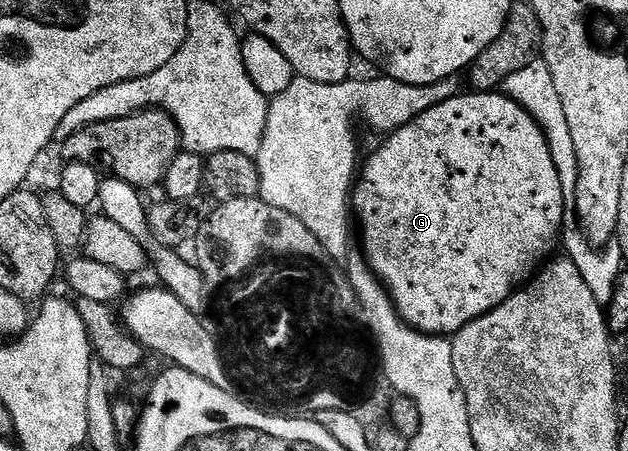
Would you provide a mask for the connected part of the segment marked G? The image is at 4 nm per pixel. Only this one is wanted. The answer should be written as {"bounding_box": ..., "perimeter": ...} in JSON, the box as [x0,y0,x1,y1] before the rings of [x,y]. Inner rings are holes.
{"bounding_box":[352,93,565,337],"perimeter":[[[460,93],[456,97],[452,97],[448,101],[444,101],[440,105],[436,105],[432,109],[428,109],[428,113],[420,113],[420,117],[416,117],[416,121],[412,121],[408,125],[399,127],[397,131],[391,131],[385,136],[386,139],[374,152],[370,155],[370,160],[363,162],[360,167],[360,174],[357,176],[356,182],[352,188],[352,215],[356,220],[356,227],[362,230],[362,251],[370,270],[377,275],[379,282],[385,287],[390,300],[394,302],[394,308],[398,310],[398,318],[402,322],[407,323],[410,327],[423,331],[426,335],[440,335],[443,337],[453,337],[460,329],[464,329],[464,325],[468,325],[472,321],[476,321],[476,317],[484,317],[484,313],[488,313],[492,309],[499,307],[509,295],[514,294],[519,287],[523,286],[539,270],[540,265],[547,262],[550,250],[559,242],[560,236],[563,234],[563,219],[565,217],[564,193],[561,192],[560,178],[556,171],[556,164],[552,161],[552,152],[549,148],[548,141],[545,139],[545,133],[540,125],[534,120],[524,108],[516,101],[510,99],[503,93]]]}

